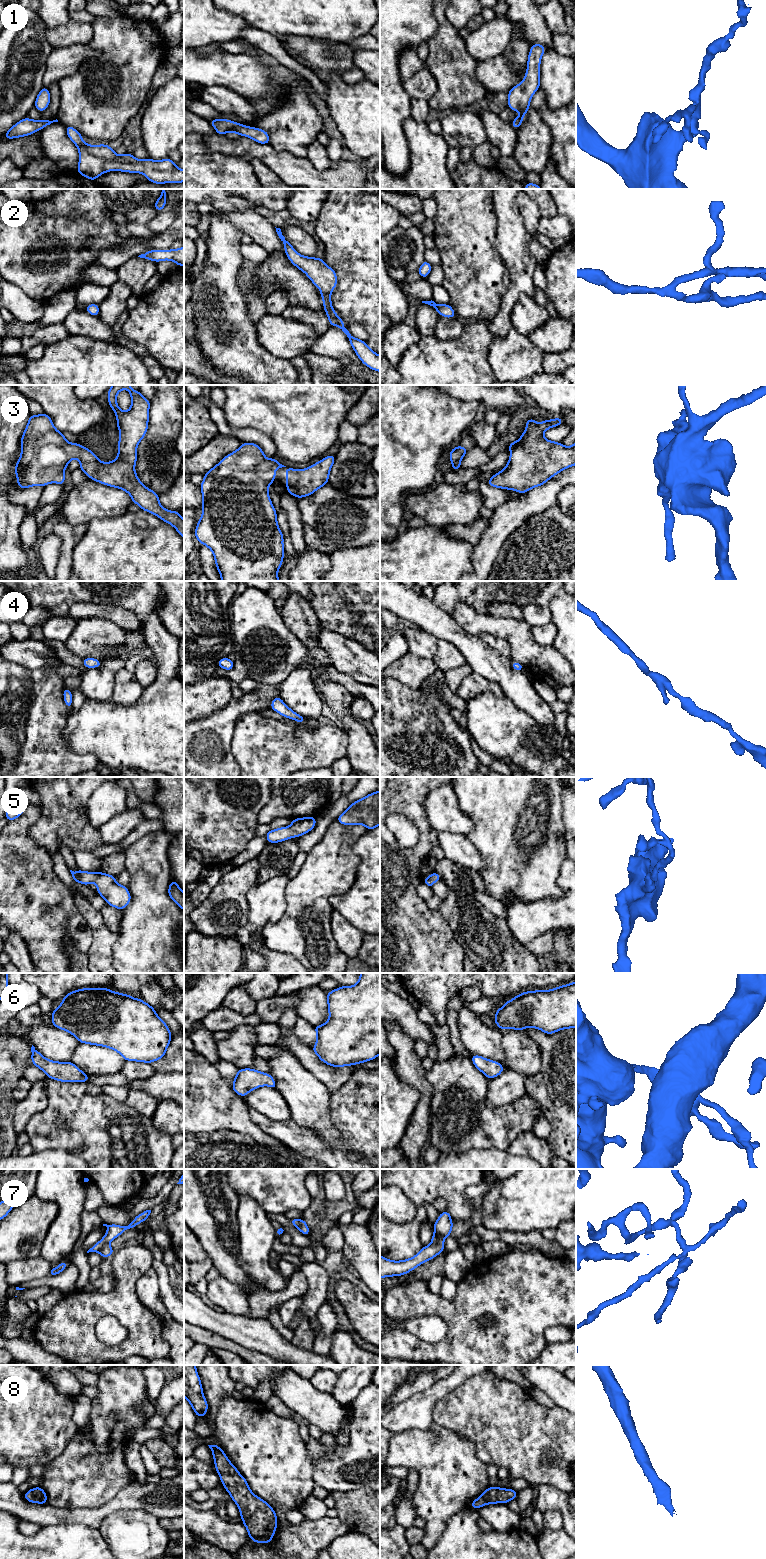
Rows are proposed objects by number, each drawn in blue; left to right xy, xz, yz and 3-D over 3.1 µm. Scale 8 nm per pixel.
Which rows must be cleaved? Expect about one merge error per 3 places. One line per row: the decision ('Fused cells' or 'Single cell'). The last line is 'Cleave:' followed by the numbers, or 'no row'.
1: Single cell
2: Single cell
3: Single cell
4: Single cell
5: Single cell
6: Single cell
7: Fused cells
8: Single cell
Cleave: 7

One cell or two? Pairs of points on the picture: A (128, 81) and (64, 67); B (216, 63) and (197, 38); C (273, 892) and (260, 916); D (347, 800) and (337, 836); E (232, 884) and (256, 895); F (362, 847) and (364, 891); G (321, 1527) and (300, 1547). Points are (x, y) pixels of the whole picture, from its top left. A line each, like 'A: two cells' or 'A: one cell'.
A: two cells
B: two cells
C: one cell
D: two cells
E: two cells
F: one cell
G: one cell

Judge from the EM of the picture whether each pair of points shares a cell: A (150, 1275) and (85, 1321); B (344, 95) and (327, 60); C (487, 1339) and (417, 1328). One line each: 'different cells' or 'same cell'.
A: different cells
B: different cells
C: different cells

